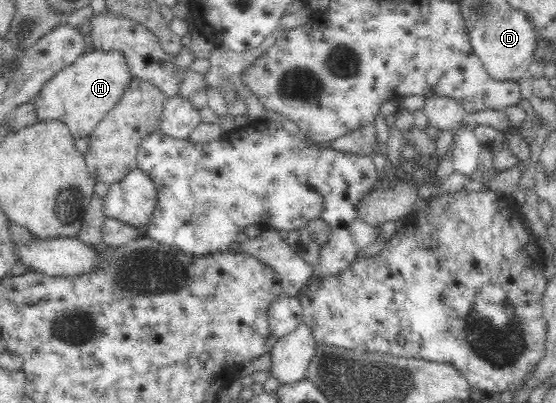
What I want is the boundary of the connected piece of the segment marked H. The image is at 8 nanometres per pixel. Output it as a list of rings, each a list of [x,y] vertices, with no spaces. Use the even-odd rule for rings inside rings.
[[[88,47],[75,62],[55,73],[41,88],[35,97],[38,121],[61,120],[74,139],[89,137],[99,122],[118,106],[134,79],[121,51],[105,52]]]

